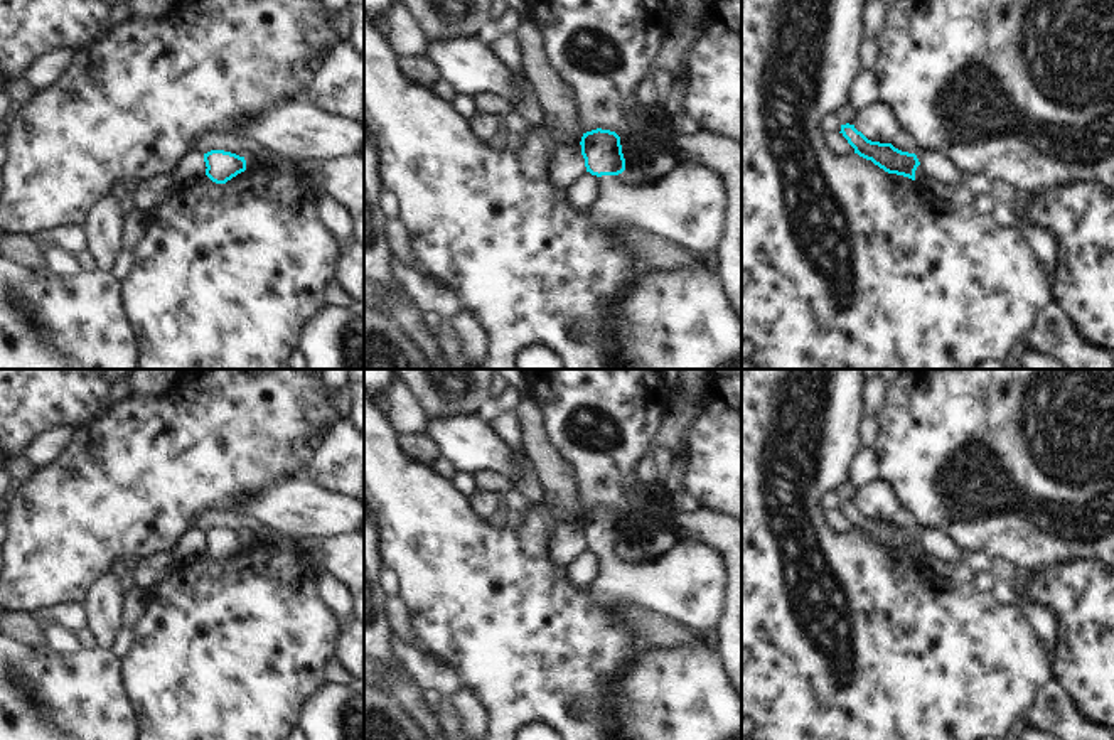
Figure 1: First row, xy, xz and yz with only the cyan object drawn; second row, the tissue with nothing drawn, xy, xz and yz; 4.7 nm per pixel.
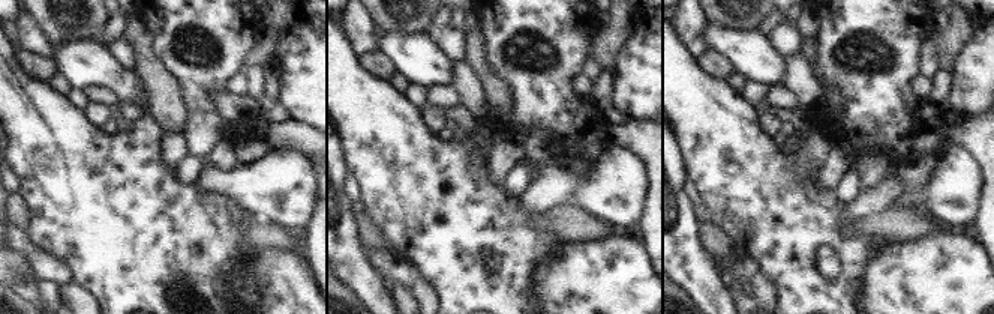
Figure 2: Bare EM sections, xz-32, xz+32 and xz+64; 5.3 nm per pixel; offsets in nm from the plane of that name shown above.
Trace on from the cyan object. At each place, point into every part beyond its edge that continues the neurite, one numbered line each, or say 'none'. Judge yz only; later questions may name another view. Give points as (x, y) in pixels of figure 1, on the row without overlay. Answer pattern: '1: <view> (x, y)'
none

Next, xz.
1: xz (688, 584)

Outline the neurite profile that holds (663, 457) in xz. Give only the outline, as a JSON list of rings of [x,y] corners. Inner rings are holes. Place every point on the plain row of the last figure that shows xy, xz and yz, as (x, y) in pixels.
[[[652,448],[649,453],[657,464],[657,475],[659,479],[664,477],[672,464],[672,453],[667,448]]]

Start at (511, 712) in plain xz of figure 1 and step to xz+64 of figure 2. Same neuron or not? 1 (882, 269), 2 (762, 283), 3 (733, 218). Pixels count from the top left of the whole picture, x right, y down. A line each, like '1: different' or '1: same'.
1: different
2: different
3: same

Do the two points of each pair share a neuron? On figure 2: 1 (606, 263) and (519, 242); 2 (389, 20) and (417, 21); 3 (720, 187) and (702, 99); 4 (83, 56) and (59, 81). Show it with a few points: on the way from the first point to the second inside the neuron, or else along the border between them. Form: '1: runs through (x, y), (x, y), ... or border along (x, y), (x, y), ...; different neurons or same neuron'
1: border along (568, 242), (550, 259), (540, 263), (532, 274); different neurons
2: runs through (396, 20), (410, 20); same neuron
3: runs through (720, 166), (720, 137), (709, 120); same neuron
4: border along (57, 69), (71, 86); different neurons

